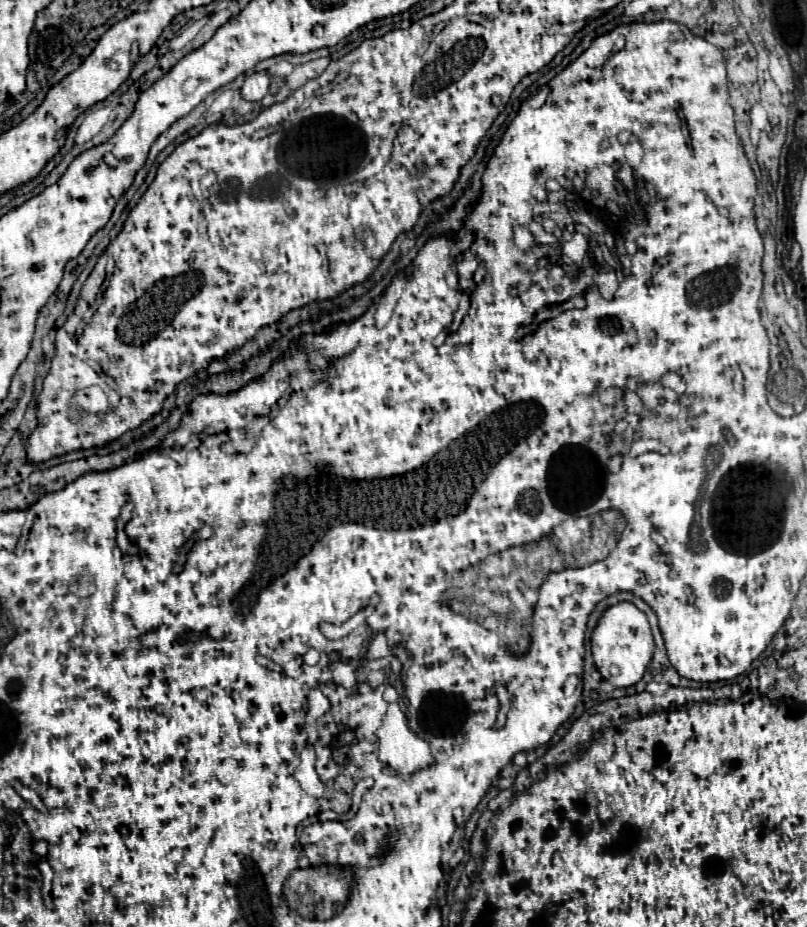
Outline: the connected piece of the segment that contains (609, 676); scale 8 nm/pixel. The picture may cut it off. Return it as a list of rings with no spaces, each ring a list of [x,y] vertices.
[[[618,602],[610,606],[592,632],[590,648],[594,664],[604,680],[608,680],[614,688],[634,686],[644,676],[644,670],[654,654],[654,638],[646,614],[632,602]]]

